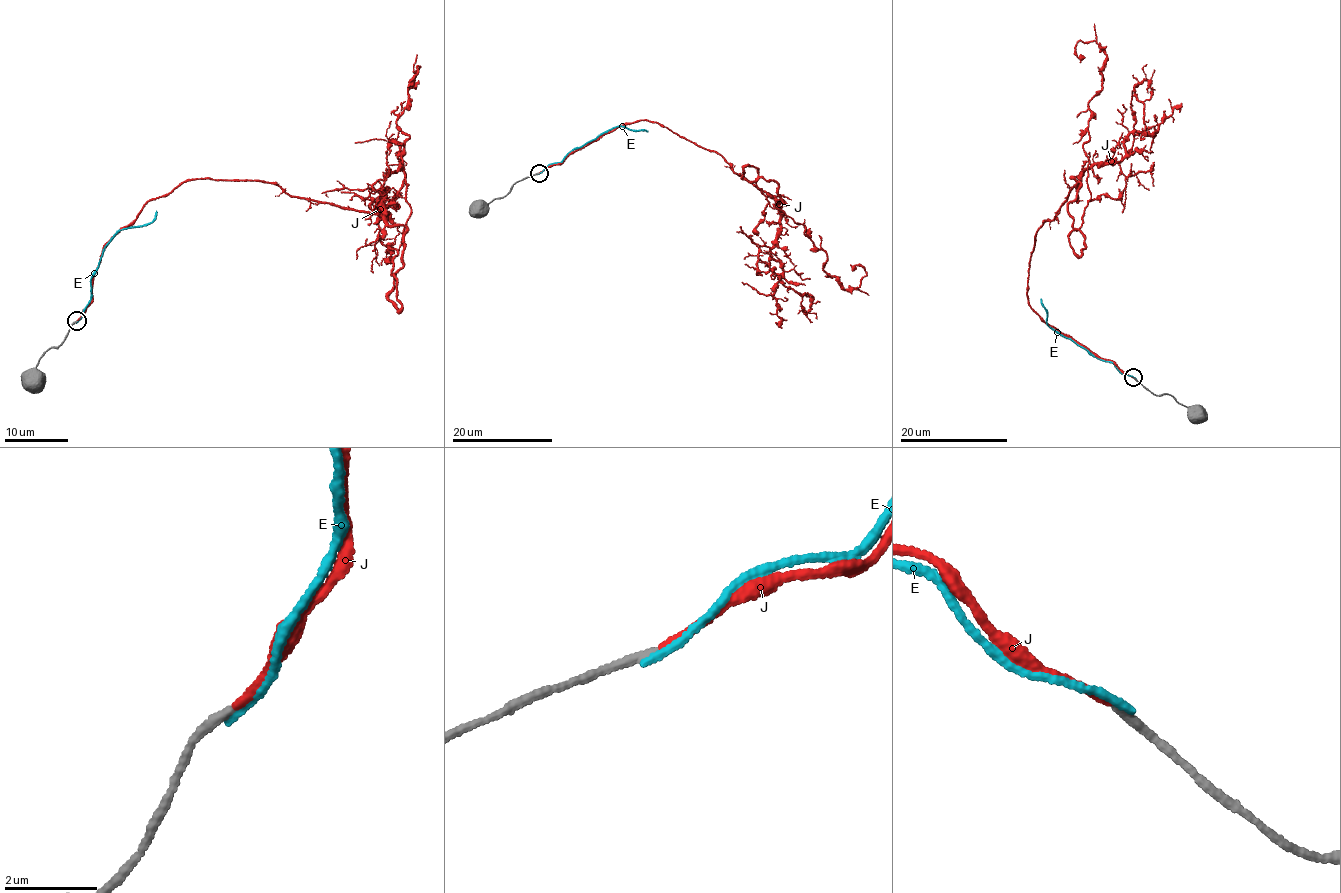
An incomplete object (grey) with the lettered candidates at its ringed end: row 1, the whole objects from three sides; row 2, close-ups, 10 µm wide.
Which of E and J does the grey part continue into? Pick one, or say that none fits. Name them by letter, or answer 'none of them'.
J

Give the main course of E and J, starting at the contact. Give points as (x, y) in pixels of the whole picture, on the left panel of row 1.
E: (76, 322), (84, 314), (91, 294), (91, 277), (99, 267), (105, 247), (117, 232), (150, 222), (156, 210)
J: (77, 321), (109, 240), (186, 182), (260, 181), (382, 214), (406, 190), (397, 115), (418, 66), (411, 85)

